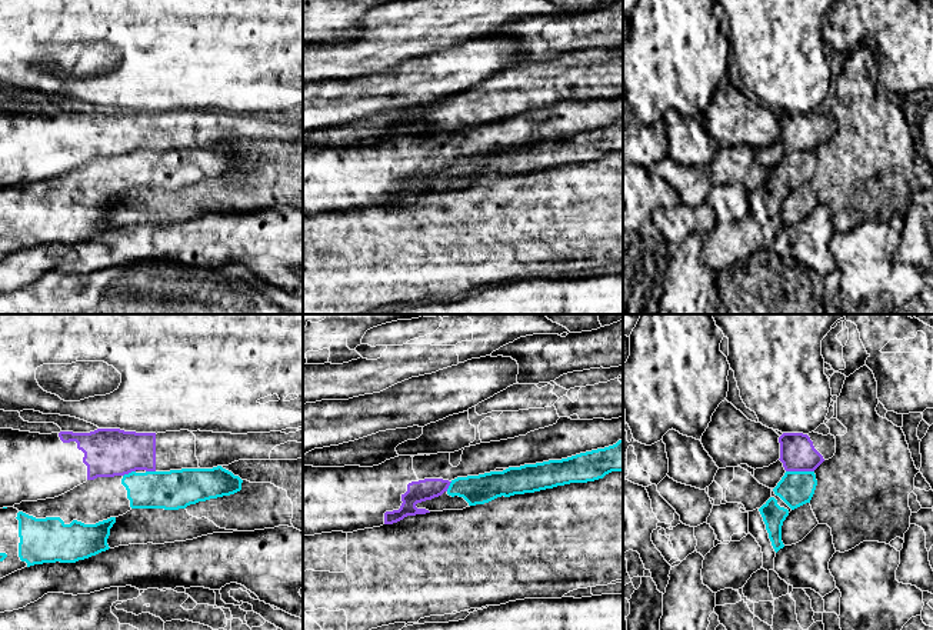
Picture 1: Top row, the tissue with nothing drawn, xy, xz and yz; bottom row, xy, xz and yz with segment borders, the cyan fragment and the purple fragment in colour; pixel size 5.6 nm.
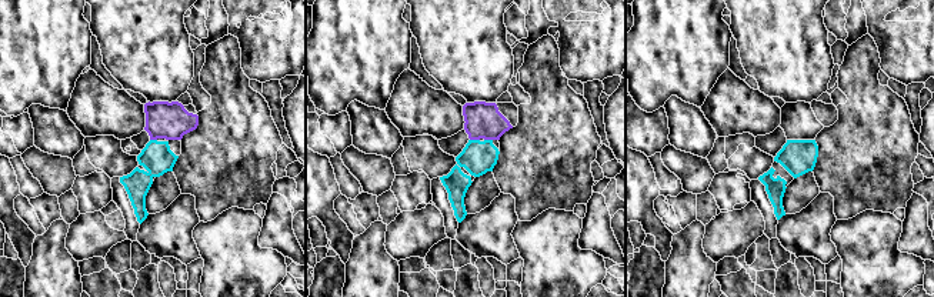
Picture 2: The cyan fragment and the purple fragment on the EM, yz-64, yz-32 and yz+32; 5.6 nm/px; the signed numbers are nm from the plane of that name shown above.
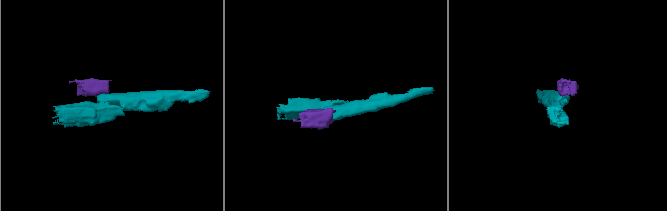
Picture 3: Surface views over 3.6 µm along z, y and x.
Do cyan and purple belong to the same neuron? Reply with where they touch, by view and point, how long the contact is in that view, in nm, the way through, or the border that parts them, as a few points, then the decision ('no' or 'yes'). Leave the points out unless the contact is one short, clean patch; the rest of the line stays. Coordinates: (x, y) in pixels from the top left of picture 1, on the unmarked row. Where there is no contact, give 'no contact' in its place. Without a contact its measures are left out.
contact yz (800, 152); length 160 nm; no

